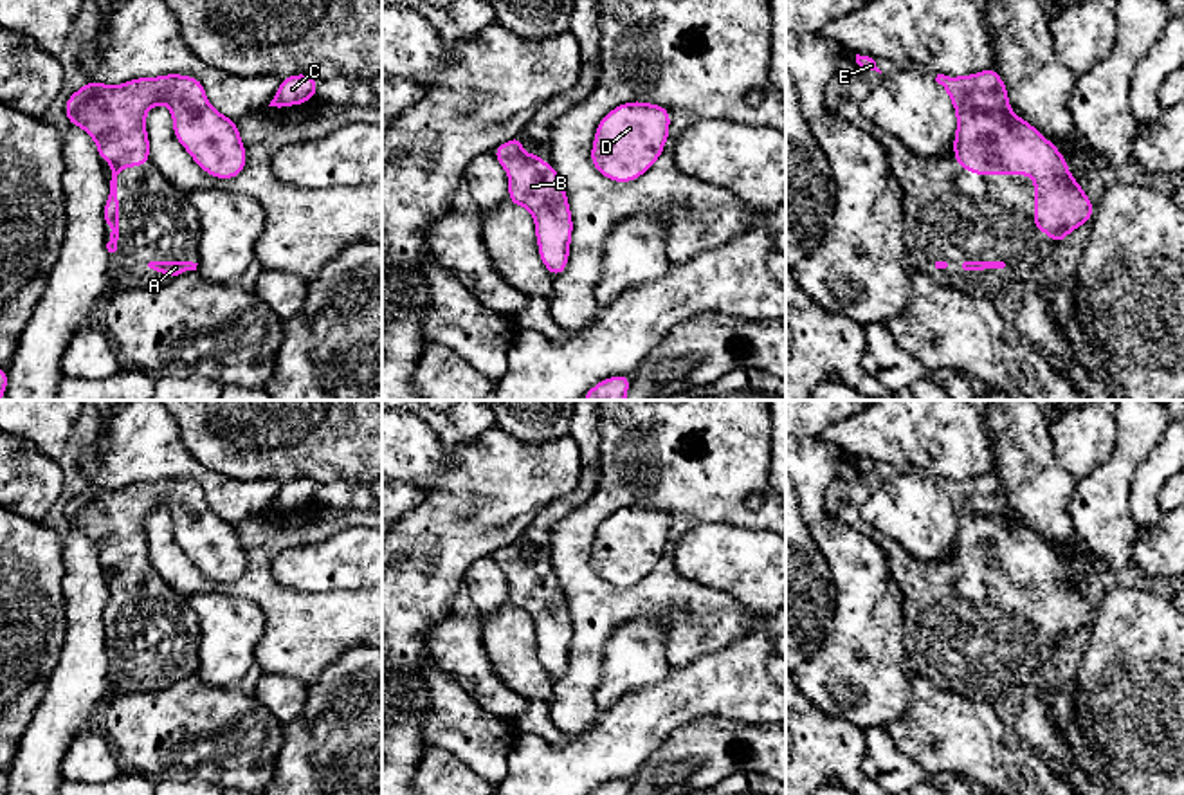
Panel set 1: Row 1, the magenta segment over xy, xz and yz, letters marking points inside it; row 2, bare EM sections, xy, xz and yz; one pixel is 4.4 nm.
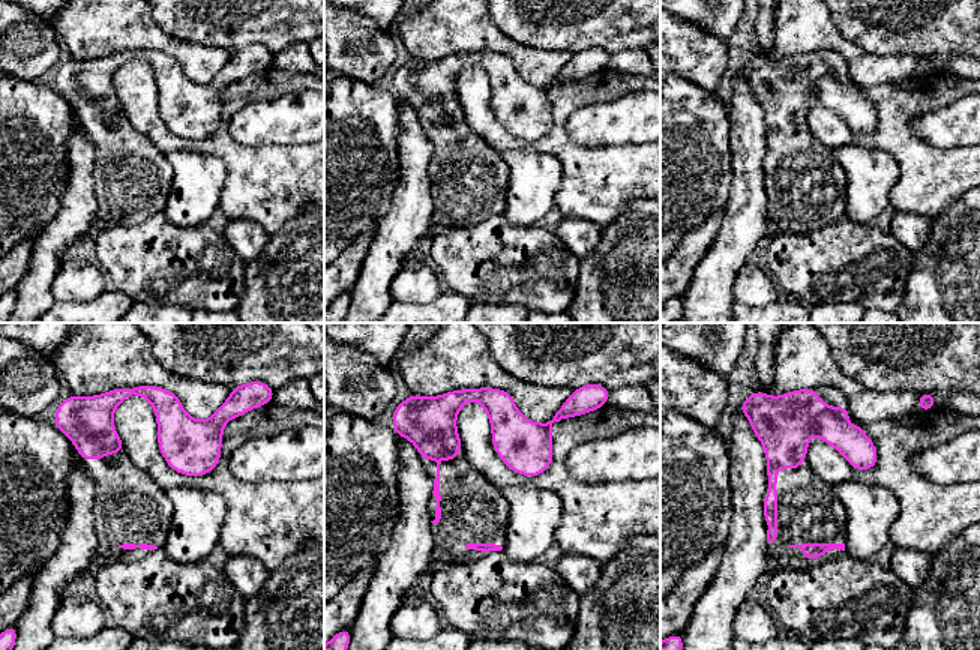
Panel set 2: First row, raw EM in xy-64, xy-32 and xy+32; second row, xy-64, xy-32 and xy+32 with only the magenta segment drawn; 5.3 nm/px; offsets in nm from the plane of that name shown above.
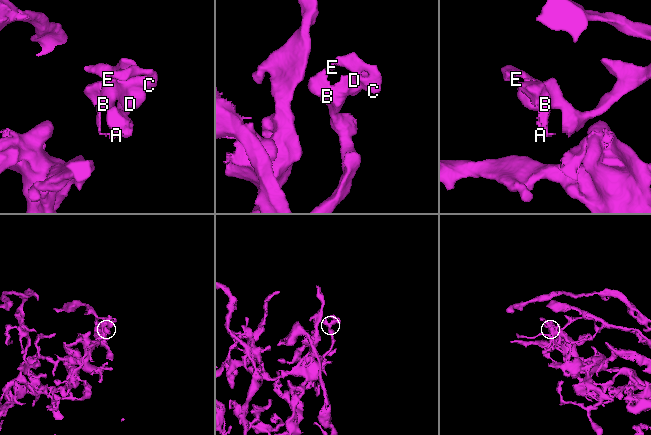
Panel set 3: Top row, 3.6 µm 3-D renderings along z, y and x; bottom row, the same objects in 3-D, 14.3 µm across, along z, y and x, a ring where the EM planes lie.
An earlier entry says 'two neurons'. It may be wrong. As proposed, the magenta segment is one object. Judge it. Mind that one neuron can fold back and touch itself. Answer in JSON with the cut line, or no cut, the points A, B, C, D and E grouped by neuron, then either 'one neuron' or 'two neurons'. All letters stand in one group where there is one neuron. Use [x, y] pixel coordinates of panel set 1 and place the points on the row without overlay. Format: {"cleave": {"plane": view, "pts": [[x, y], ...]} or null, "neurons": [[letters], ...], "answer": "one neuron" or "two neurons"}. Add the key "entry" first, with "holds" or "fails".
{"entry": "fails", "cleave": null, "neurons": [["A", "B", "C", "D", "E"]], "answer": "one neuron"}

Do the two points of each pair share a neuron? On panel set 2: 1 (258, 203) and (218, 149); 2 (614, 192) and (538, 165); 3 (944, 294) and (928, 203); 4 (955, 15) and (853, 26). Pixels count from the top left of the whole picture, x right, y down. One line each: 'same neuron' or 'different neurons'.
1: same neuron
2: different neurons
3: different neurons
4: same neuron

